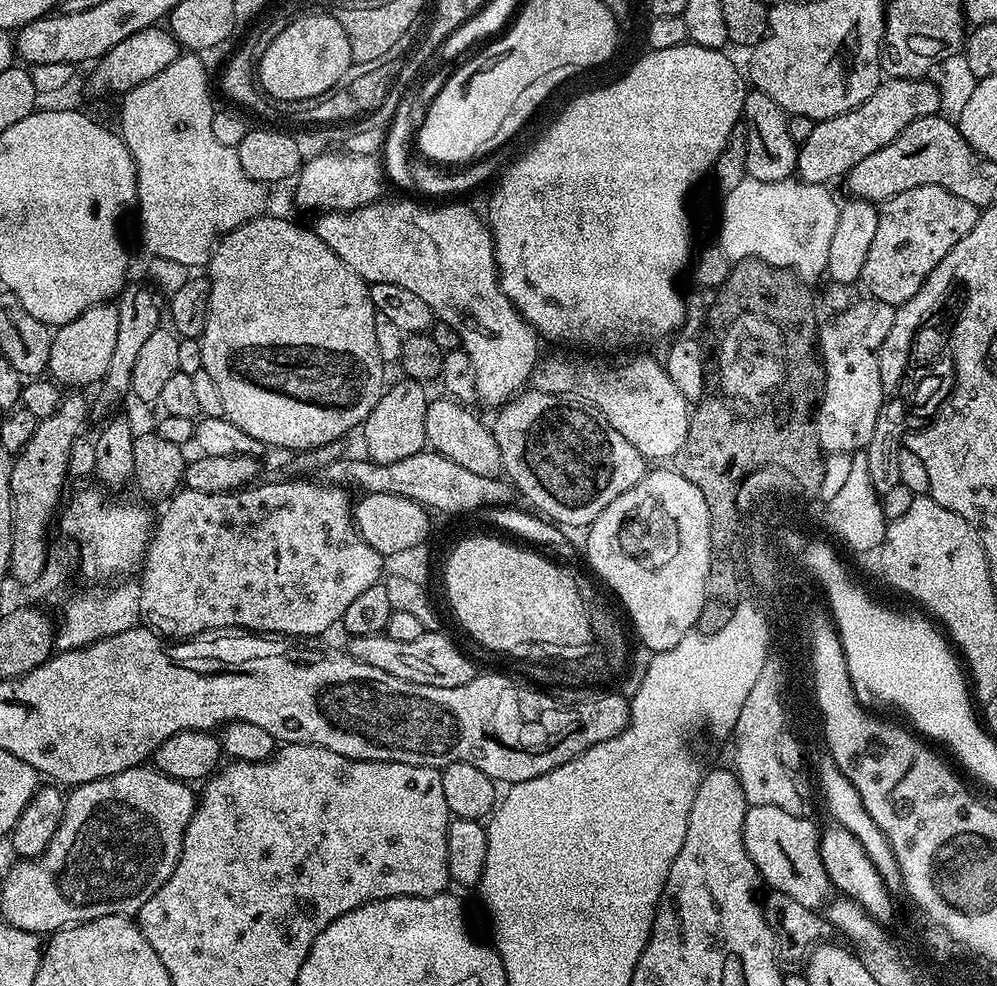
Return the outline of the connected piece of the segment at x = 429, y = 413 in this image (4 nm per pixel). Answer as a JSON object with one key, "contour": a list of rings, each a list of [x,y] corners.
{"contour":[[[451,398],[443,399],[433,399],[426,410],[427,447],[433,452],[450,458],[450,462],[458,462],[458,466],[470,470],[473,474],[499,477],[504,463],[500,457],[498,442],[494,438],[491,427],[487,423],[483,424],[468,409],[471,407]]]}

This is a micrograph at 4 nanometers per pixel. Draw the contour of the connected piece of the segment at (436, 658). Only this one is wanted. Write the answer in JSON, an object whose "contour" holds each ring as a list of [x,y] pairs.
{"contour":[[[424,631],[422,638],[418,638],[415,642],[397,642],[387,634],[353,636],[347,641],[349,644],[346,644],[346,651],[358,662],[366,662],[366,666],[375,666],[377,670],[386,670],[386,674],[394,674],[394,678],[402,678],[406,682],[418,682],[422,686],[442,686],[443,688],[462,686],[476,677],[478,668],[472,665],[471,658],[450,637],[444,635],[443,631]]]}

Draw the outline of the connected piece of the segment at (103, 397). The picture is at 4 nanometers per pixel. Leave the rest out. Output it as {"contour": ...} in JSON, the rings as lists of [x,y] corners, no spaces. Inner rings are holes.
{"contour":[[[129,283],[118,297],[116,309],[118,310],[118,339],[114,341],[114,355],[110,357],[110,367],[106,369],[103,380],[98,385],[96,400],[94,396],[94,412],[100,416],[107,417],[113,411],[112,407],[132,390],[132,379],[134,378],[134,366],[138,354],[149,340],[154,330],[162,326],[162,302],[160,306],[161,293],[151,283],[132,284]],[[108,412],[108,413],[107,413]]]}

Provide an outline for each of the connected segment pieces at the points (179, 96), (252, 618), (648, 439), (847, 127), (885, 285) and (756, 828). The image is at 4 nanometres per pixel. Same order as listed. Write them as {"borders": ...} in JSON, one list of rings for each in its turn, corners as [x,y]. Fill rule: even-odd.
{"borders":[[[[182,54],[162,74],[154,74],[146,82],[131,88],[129,92],[123,93],[120,104],[120,128],[118,135],[124,139],[124,145],[130,150],[130,154],[136,163],[136,207],[135,211],[140,212],[140,236],[144,239],[144,244],[149,248],[151,255],[158,259],[168,259],[170,262],[180,263],[189,270],[200,270],[207,265],[212,258],[212,250],[216,247],[220,237],[228,232],[234,231],[238,226],[246,222],[255,220],[258,216],[265,215],[266,208],[264,203],[267,202],[268,196],[264,193],[265,185],[259,180],[250,178],[246,170],[242,170],[242,162],[238,162],[238,154],[235,148],[230,146],[221,146],[214,138],[214,129],[210,127],[214,105],[212,105],[212,92],[208,89],[208,72],[204,69],[204,64],[199,55]]],[[[312,478],[288,479],[292,480],[280,480],[277,484],[257,483],[235,492],[199,492],[185,487],[163,505],[164,513],[155,521],[148,548],[144,551],[142,567],[138,572],[141,584],[141,617],[147,627],[165,638],[196,638],[217,630],[247,630],[252,634],[279,634],[284,638],[320,638],[316,636],[322,635],[335,624],[337,627],[343,621],[354,598],[359,598],[369,586],[381,583],[386,572],[386,560],[378,550],[374,550],[360,537],[356,521],[352,519],[353,497],[348,497],[351,495],[343,487],[334,484],[317,482]]],[[[548,356],[537,363],[532,372],[531,387],[538,392],[549,392],[565,398],[579,398],[592,405],[596,411],[604,415],[604,420],[634,446],[634,450],[642,453],[645,461],[668,462],[686,441],[690,404],[682,394],[678,394],[678,386],[670,382],[670,374],[663,363],[651,360],[648,356],[636,356],[633,360],[624,360],[621,364],[599,364],[596,360],[567,360],[564,356]]],[[[885,79],[876,87],[874,94],[870,94],[870,98],[854,110],[850,110],[846,114],[838,114],[829,120],[817,120],[813,123],[810,138],[806,138],[806,142],[799,145],[796,153],[796,172],[799,179],[806,183],[827,185],[831,182],[830,180],[836,180],[839,176],[840,179],[847,177],[849,170],[858,166],[858,162],[862,162],[862,158],[867,158],[870,154],[874,154],[874,150],[882,150],[882,146],[894,142],[894,138],[898,138],[898,134],[907,124],[923,116],[937,115],[940,111],[940,94],[931,79]]],[[[914,186],[914,190],[906,190],[894,198],[883,201],[879,205],[878,231],[874,233],[874,242],[870,242],[870,254],[866,254],[866,266],[862,266],[859,283],[869,297],[881,300],[893,306],[905,304],[918,290],[925,287],[924,276],[939,269],[942,258],[974,230],[978,222],[981,209],[974,206],[974,202],[966,202],[966,198],[958,198],[958,194],[950,194],[942,186]]],[[[751,805],[744,819],[744,845],[746,854],[750,854],[760,871],[761,881],[771,891],[790,894],[794,902],[820,910],[830,899],[830,885],[820,857],[821,829],[815,828],[808,819],[807,815],[786,814],[778,806]]]]}

